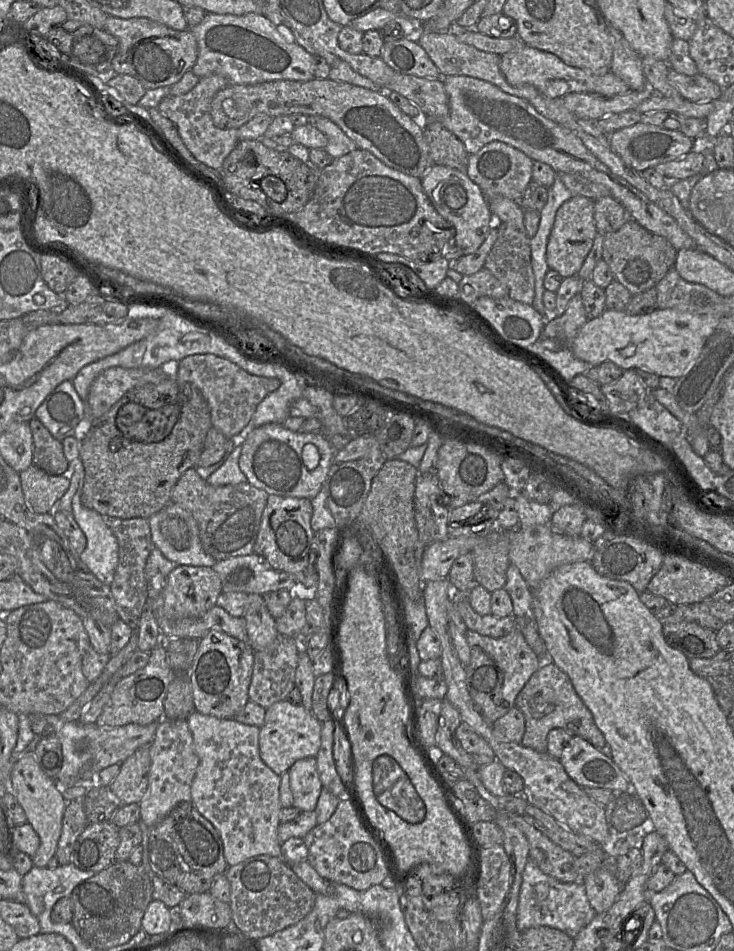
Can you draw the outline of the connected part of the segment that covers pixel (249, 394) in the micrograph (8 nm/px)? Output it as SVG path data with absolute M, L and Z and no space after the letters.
M195 354L183 358L172 366L172 376L199 389L208 403L212 426L230 440L239 440L244 436L258 405L281 384L276 378L252 375L237 364L214 354Z

